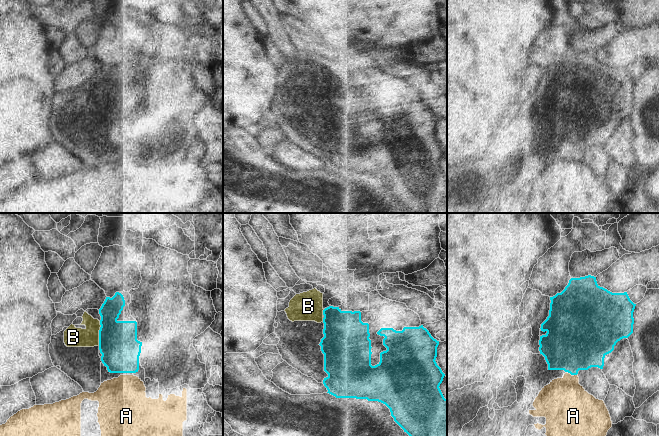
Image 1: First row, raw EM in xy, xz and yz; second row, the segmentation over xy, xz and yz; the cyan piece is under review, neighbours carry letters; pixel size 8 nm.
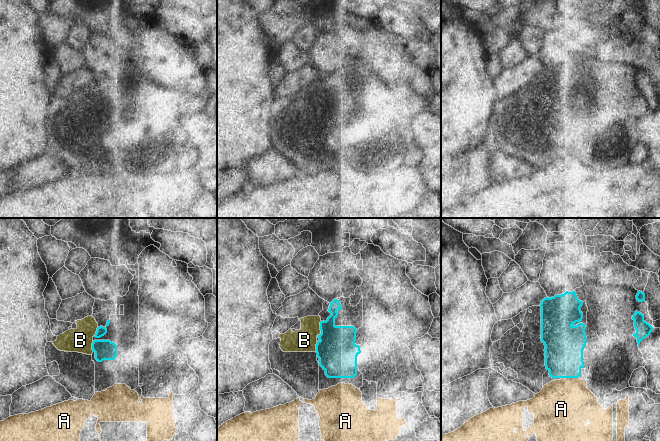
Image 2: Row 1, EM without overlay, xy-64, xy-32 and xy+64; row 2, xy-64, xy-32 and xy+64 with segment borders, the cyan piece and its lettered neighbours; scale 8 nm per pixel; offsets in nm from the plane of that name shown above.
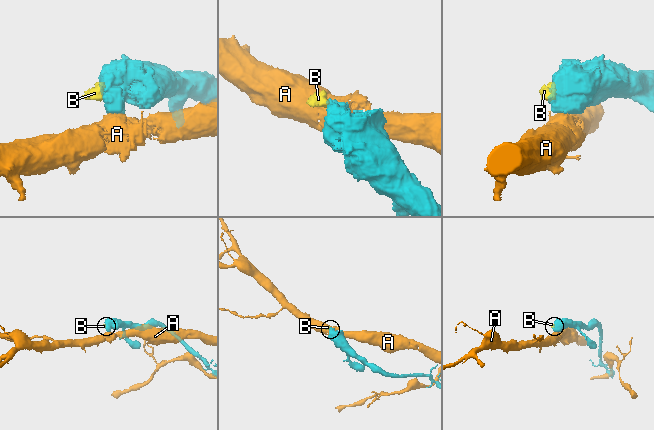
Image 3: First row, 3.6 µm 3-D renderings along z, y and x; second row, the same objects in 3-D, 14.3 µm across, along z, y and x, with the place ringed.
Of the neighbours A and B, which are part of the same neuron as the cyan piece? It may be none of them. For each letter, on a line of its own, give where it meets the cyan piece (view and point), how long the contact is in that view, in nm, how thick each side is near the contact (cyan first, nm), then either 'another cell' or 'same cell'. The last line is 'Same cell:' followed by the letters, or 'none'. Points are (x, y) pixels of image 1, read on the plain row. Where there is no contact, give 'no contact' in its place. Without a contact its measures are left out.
A: contact yz (570, 149); length 40 nm; calibres 460 and 380 nm; another cell
B: contact xy (99, 109); length 200 nm; calibres 320 and 160 nm; same cell
Same cell: B

